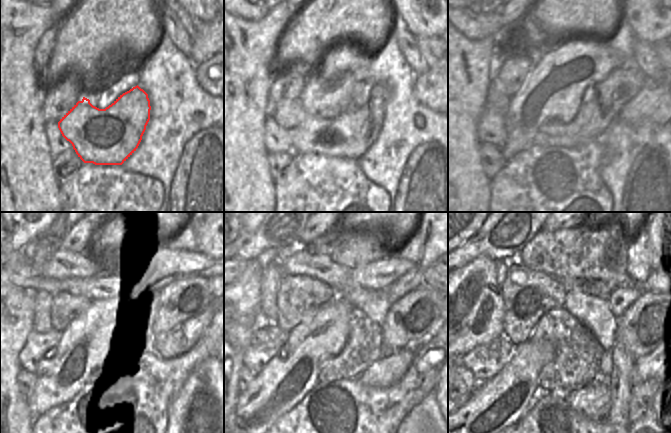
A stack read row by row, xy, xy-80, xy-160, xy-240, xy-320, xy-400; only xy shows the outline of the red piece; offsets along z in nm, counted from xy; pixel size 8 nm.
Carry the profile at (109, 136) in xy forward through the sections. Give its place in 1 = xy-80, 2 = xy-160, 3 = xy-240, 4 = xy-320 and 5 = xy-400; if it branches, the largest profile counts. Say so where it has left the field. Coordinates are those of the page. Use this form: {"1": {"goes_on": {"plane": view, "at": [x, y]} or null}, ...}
{"1": {"goes_on": {"plane": "xy-80", "at": [348, 132]}}, "2": {"goes_on": {"plane": "xy-160", "at": [598, 110]}}, "3": {"goes_on": {"plane": "xy-240", "at": [176, 328]}}, "4": {"goes_on": {"plane": "xy-320", "at": [412, 322]}}, "5": {"goes_on": {"plane": "xy-400", "at": [651, 318]}}}

